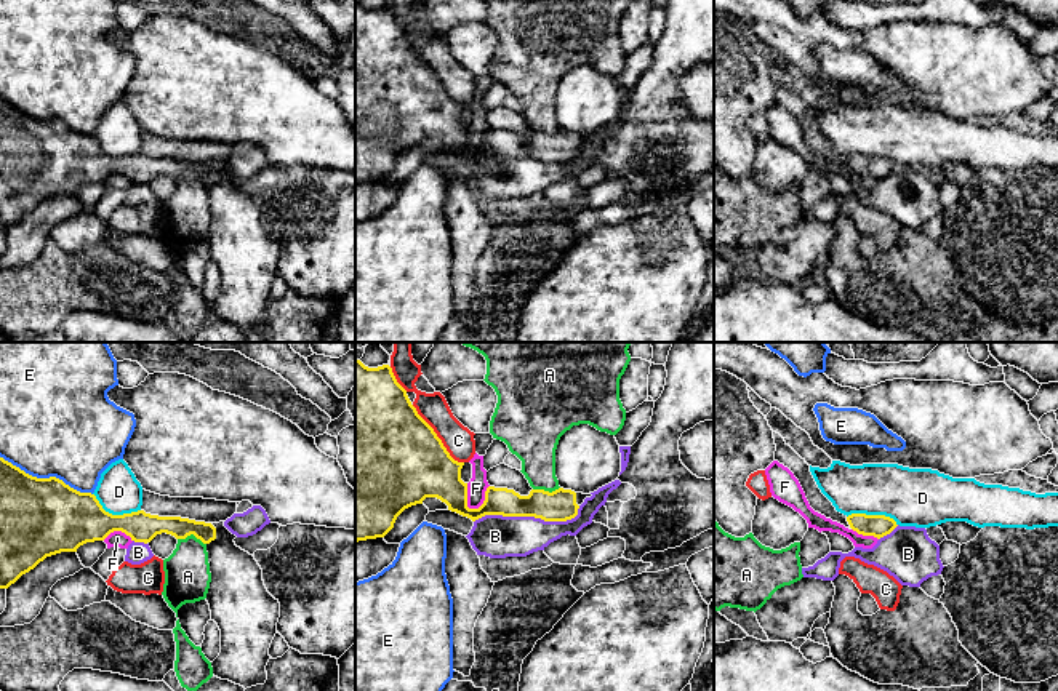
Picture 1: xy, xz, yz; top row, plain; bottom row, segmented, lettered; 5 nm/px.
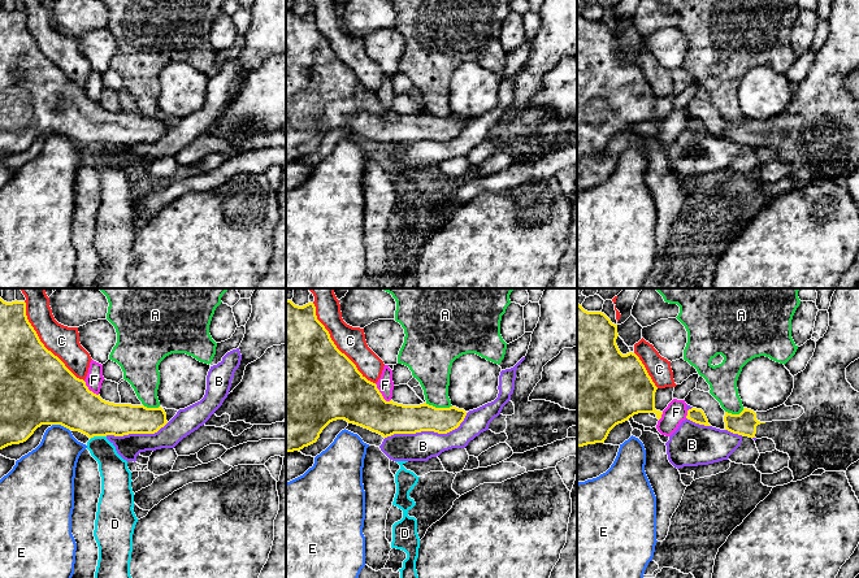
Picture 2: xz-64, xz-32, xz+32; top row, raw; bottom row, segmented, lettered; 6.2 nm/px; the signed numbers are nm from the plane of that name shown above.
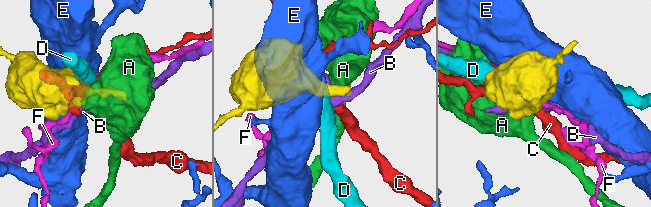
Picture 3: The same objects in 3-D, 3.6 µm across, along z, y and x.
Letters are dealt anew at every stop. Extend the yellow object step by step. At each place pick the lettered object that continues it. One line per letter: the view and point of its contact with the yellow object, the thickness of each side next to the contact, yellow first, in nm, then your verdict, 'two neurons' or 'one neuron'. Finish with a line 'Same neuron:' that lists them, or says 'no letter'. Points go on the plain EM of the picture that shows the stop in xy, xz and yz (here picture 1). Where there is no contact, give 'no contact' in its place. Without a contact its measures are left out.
A: xy (192, 175) | 140/220 nm | two neurons
B: xz (528, 157) | 160/220 nm | two neurons
C: xz (437, 79) | 500/150 nm | two neurons
D: xy (114, 157) | 320/220 nm | two neurons
E: xy (47, 120) | 400/480 nm | two neurons
F: xz (484, 143) | 200/100 nm | two neurons
Same neuron: no letter

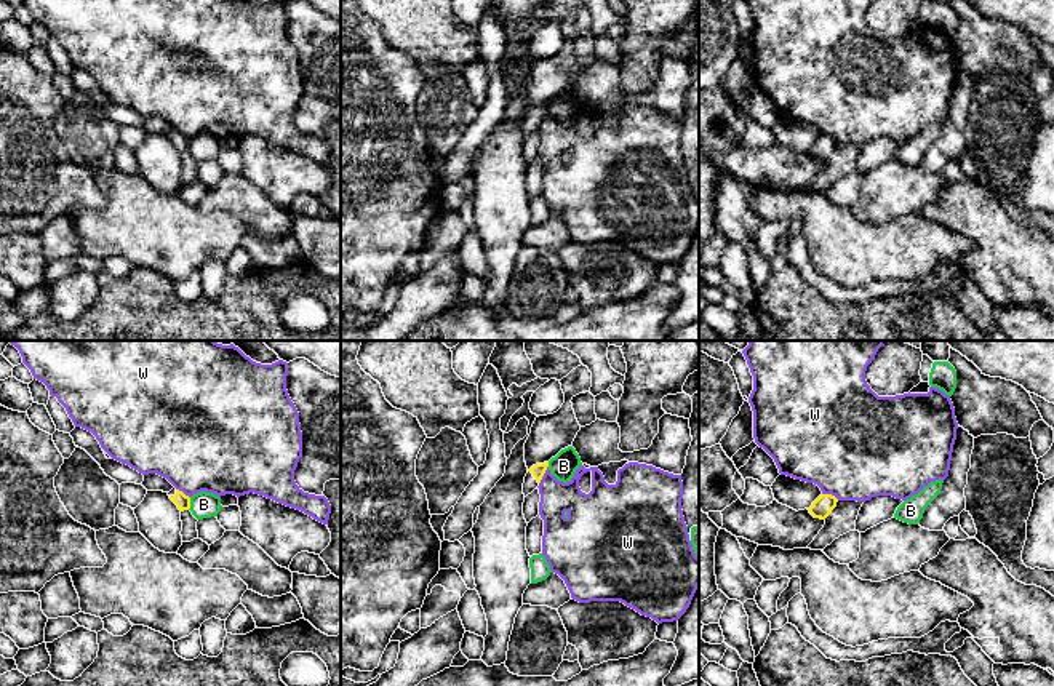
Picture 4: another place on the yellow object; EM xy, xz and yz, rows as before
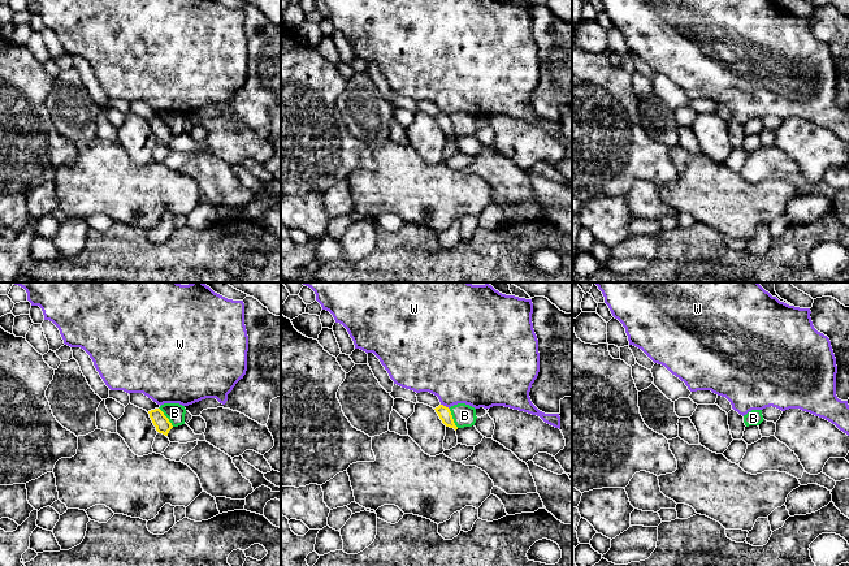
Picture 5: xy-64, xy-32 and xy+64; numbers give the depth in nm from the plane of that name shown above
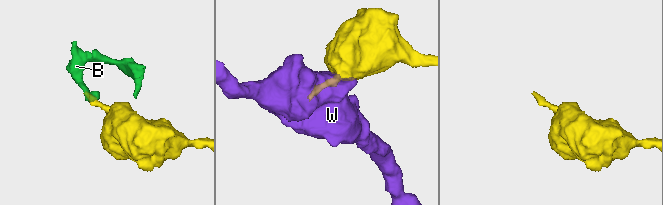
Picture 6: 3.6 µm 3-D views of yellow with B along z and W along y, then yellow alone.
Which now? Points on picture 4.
B: xy (189, 146) | 70/130 nm | two neurons
W: xz (542, 117) | 70/160 nm | two neurons
Same neuron: no letter

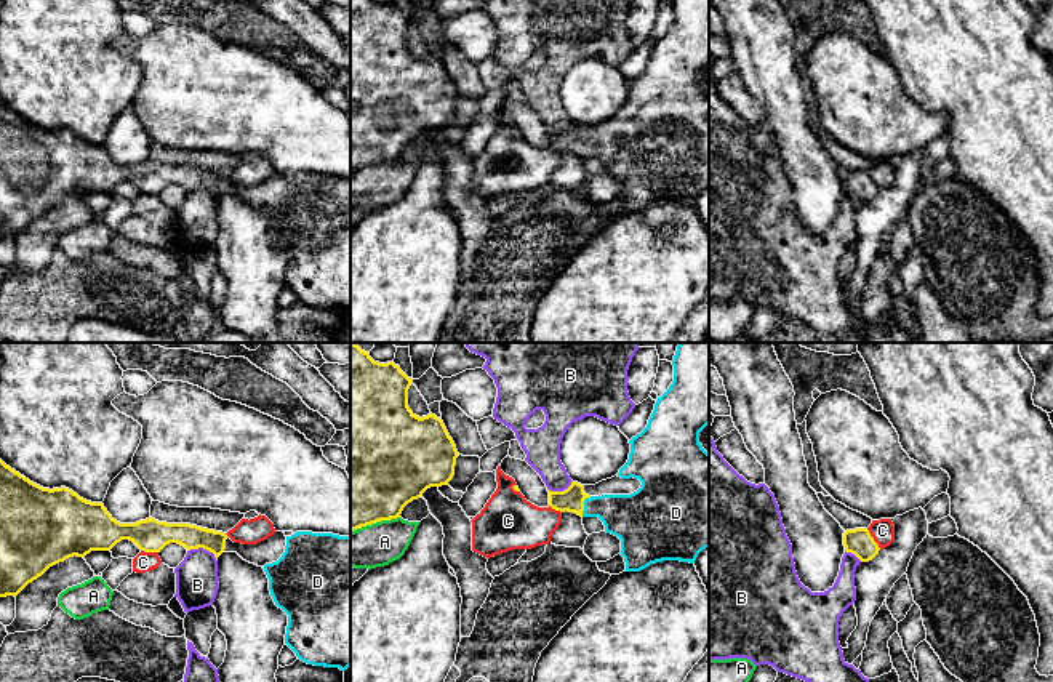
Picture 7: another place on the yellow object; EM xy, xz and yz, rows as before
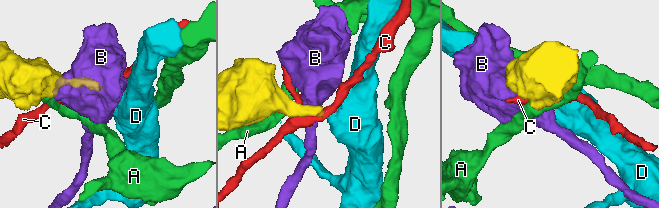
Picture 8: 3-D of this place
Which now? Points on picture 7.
A: xz (375, 164) | 500/220 nm | two neurons
B: xy (202, 188) | 150/220 nm | two neurons
C: yz (872, 180) | 140/120 nm | two neurons
D: xz (583, 146) | 120/240 nm | one neuron
Same neuron: D

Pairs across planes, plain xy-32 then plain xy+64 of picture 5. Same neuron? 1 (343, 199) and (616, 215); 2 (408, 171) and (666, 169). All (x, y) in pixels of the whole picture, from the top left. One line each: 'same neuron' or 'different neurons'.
1: different neurons
2: different neurons

